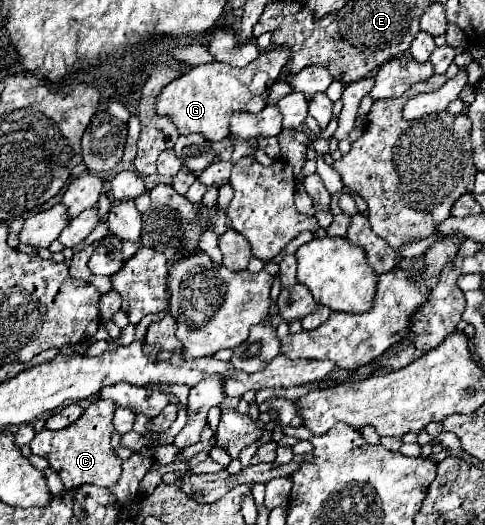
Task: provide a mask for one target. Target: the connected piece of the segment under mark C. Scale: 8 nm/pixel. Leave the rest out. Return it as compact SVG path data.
M97 400L71 426L57 432L47 428L37 432L29 444L31 452L43 456L49 462L49 468L53 468L61 476L65 488L77 488L85 482L95 486L113 486L121 476L121 464L123 464L123 460L115 456L115 450L111 446L113 414L115 414L115 402Z

